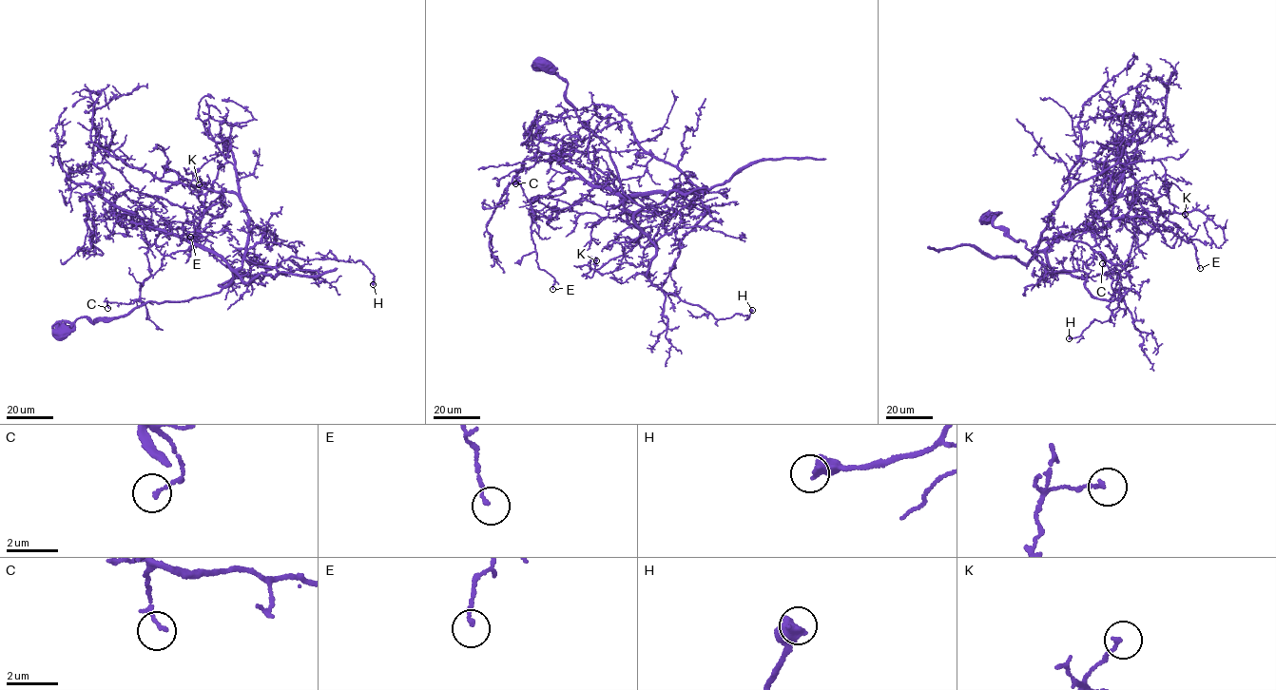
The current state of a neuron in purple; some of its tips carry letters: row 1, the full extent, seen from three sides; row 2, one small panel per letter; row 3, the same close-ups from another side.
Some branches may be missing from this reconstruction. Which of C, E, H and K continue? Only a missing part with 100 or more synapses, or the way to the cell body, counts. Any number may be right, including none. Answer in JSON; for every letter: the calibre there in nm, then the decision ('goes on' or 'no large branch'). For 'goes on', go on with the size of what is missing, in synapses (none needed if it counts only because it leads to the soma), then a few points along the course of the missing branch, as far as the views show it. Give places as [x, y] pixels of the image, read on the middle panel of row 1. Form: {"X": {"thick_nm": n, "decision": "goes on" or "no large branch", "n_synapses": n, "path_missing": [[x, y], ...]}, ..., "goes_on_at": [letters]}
{"C": {"thick_nm": 150, "decision": "no large branch"}, "E": {"thick_nm": 140, "decision": "no large branch"}, "H": {"thick_nm": 550, "decision": "no large branch"}, "K": {"thick_nm": 140, "decision": "no large branch"}, "goes_on_at": []}

